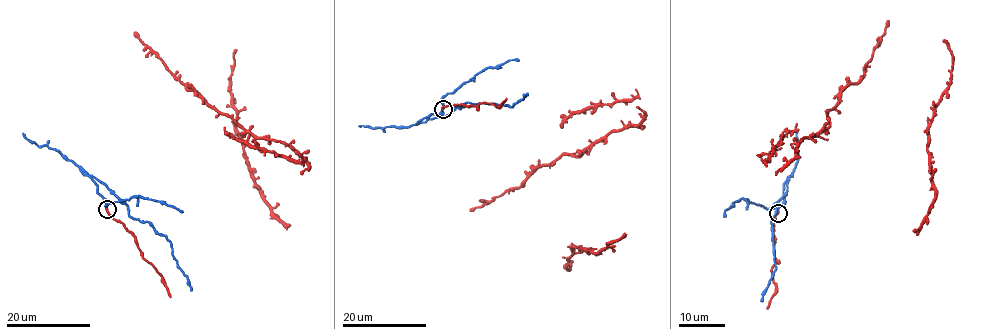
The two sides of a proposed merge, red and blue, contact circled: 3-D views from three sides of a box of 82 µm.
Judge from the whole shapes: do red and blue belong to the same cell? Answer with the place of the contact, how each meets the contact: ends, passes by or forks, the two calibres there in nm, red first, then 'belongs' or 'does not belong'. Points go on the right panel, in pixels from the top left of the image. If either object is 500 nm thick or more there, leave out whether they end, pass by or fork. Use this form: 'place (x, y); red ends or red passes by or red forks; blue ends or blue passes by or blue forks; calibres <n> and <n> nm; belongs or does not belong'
place (778, 213); red ends; blue passes by; calibres 240 and 130 nm; does not belong

